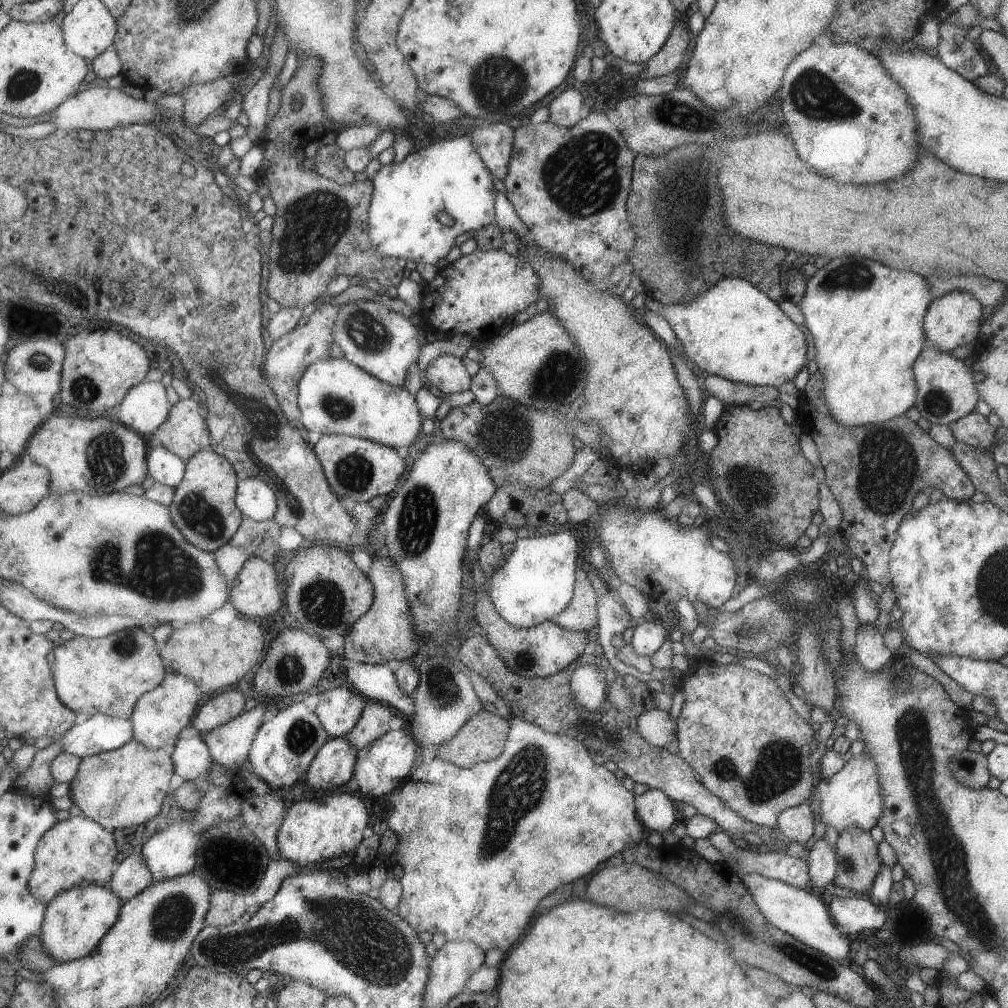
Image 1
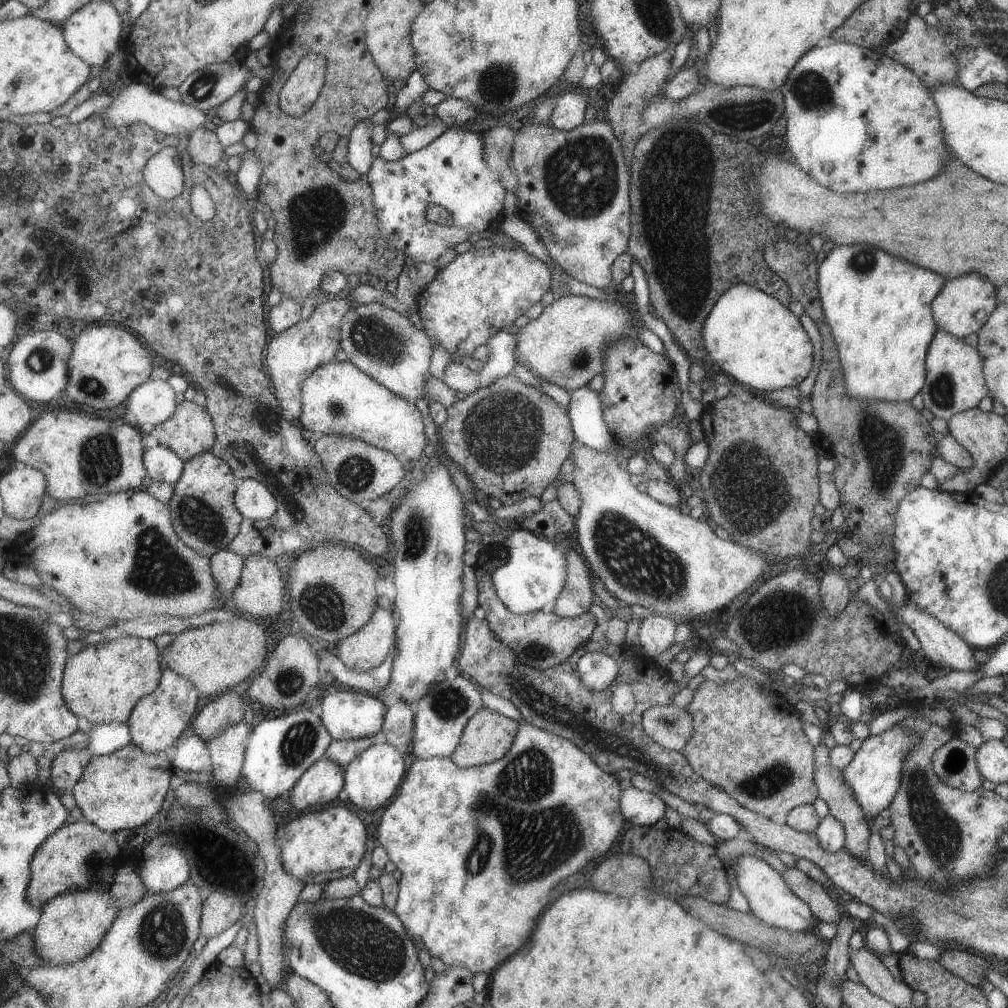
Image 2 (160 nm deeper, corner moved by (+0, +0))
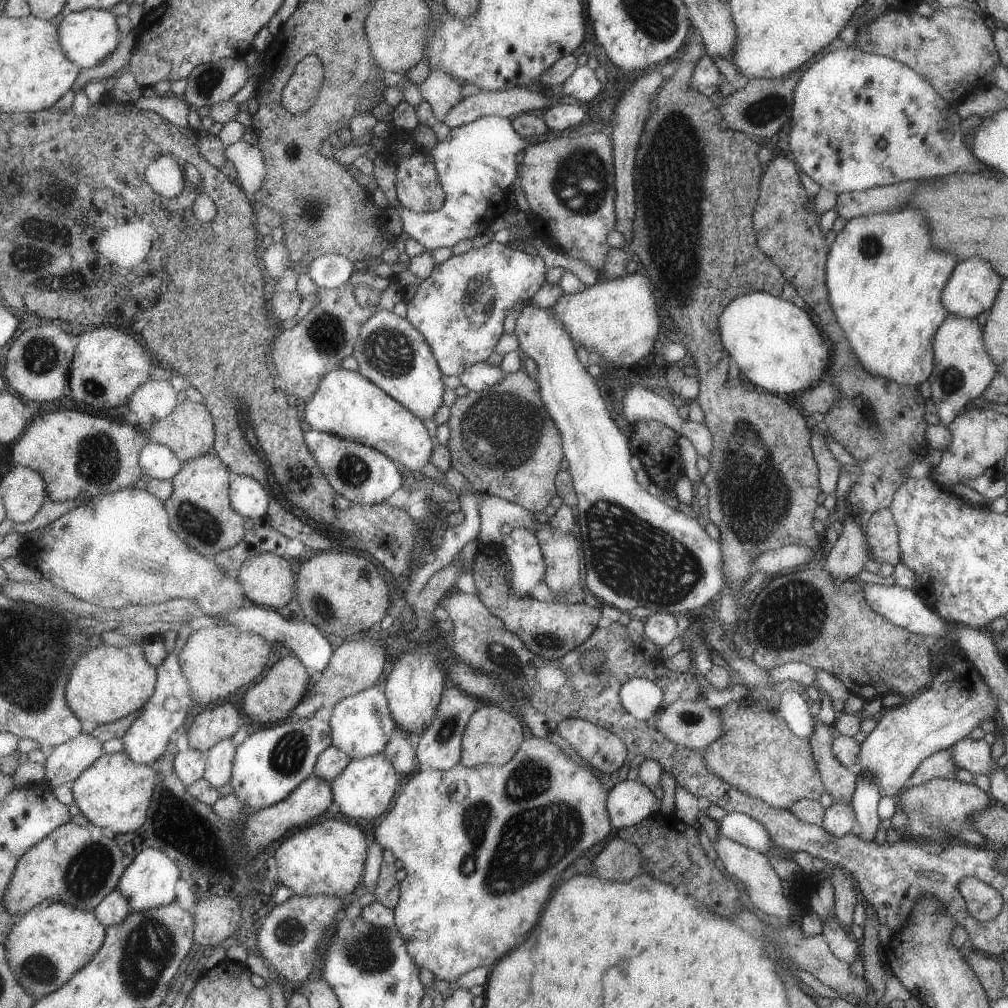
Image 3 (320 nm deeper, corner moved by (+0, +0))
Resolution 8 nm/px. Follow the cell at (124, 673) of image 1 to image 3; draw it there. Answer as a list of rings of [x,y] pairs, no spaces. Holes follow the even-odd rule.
[[[143,642],[123,648],[102,643],[79,655],[69,676],[66,697],[79,720],[95,723],[101,729],[143,709],[155,694],[157,684],[158,668],[147,660]]]

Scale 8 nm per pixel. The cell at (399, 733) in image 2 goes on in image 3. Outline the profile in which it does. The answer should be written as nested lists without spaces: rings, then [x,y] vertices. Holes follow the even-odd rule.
[[[399,726],[395,728],[395,734],[391,736],[383,753],[393,762],[400,778],[407,780],[420,767],[420,762],[416,760],[416,741]]]

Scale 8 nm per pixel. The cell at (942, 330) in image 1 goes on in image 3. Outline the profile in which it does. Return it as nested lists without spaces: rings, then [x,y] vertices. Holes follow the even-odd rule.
[[[967,258],[957,264],[956,269],[952,272],[952,277],[945,284],[944,291],[941,292],[941,304],[948,314],[955,314],[965,320],[976,319],[977,316],[986,310],[989,310],[995,303],[997,290],[999,289],[999,276],[993,272],[989,262],[979,260],[979,258]]]

